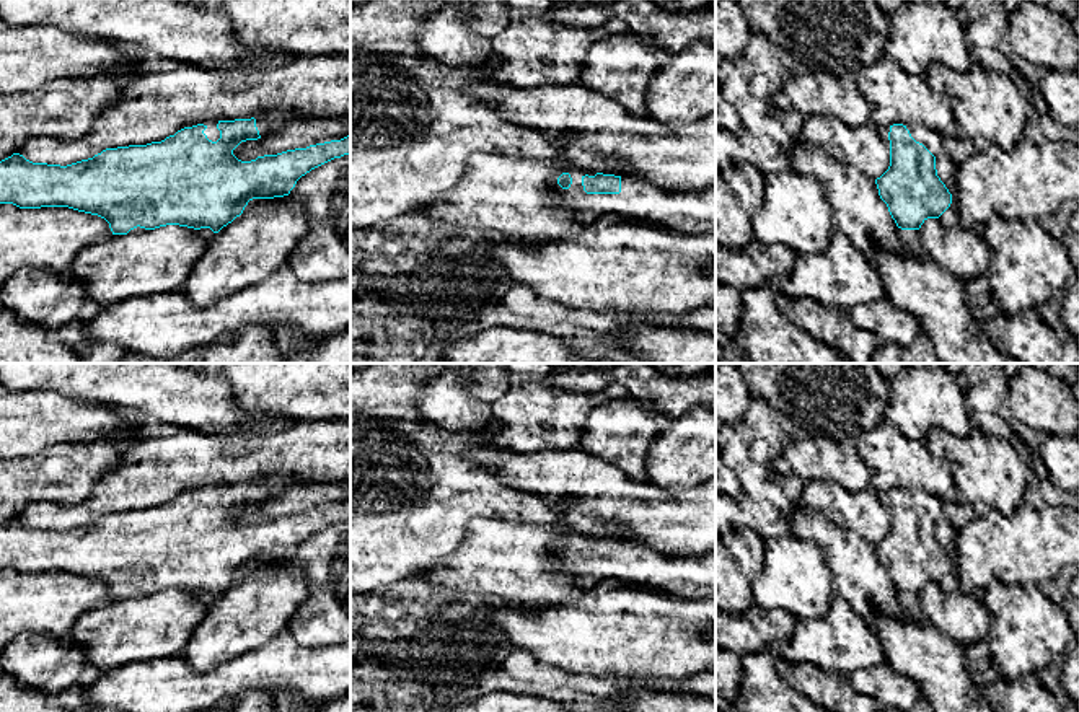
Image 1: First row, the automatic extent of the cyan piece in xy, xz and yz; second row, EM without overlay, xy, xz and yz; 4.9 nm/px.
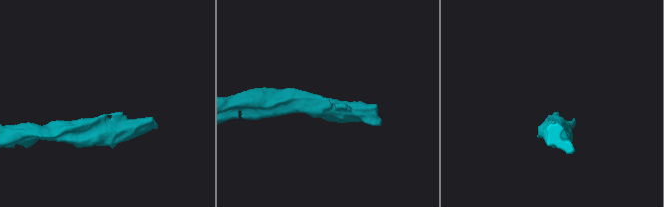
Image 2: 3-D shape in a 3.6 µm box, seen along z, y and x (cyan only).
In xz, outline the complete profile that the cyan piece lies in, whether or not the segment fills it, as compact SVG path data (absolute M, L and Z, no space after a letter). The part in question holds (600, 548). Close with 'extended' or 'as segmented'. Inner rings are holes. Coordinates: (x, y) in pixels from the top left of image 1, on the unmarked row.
M569 536L557 543L562 570L575 580L580 595L608 578L619 578L629 585L672 593L688 600L716 601L716 551L704 556L668 556L647 546L603 538Z; extended

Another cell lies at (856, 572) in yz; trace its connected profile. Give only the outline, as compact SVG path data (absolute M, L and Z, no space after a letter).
M804 505L789 515L789 521L794 536L820 547L831 575L833 595L844 598L852 611L867 622L875 611L896 619L906 616L875 544Z

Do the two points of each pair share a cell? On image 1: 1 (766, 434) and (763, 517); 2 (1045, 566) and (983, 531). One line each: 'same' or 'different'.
1: same
2: same

